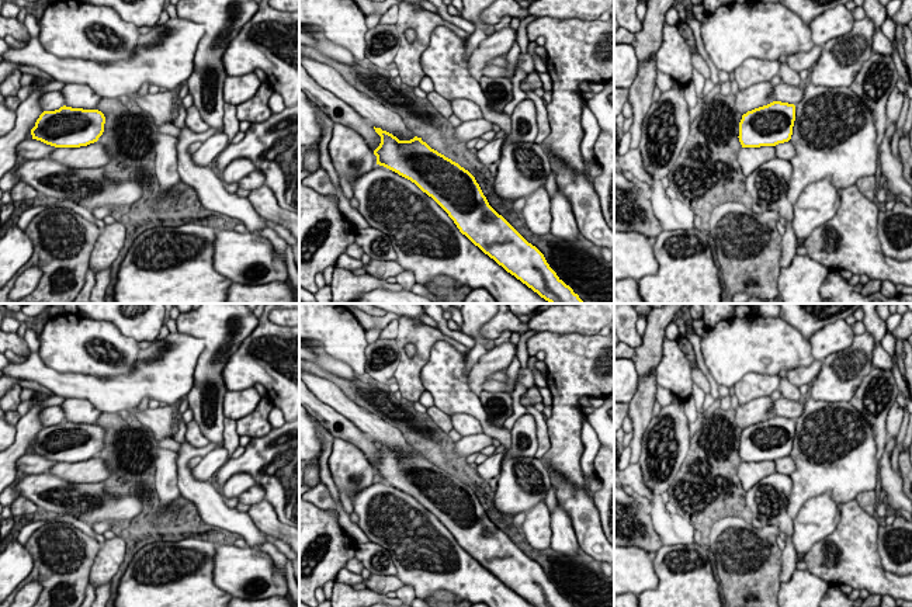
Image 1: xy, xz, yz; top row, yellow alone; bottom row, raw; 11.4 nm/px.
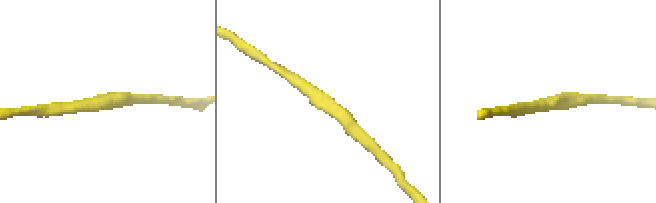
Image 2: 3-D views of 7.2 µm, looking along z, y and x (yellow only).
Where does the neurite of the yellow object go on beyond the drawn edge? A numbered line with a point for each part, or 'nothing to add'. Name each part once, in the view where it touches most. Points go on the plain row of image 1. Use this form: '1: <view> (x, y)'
nothing to add

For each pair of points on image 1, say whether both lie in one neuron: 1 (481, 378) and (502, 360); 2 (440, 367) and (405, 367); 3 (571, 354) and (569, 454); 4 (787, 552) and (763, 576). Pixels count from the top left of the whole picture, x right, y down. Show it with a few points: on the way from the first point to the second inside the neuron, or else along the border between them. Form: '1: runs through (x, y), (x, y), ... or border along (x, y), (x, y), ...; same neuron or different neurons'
1: runs through (485, 373), (496, 361); same neuron
2: border along (443, 340), (433, 346), (422, 368), (425, 389); different neurons
3: runs through (568, 380), (568, 429); same neuron
4: border along (782, 551), (779, 583); different neurons

